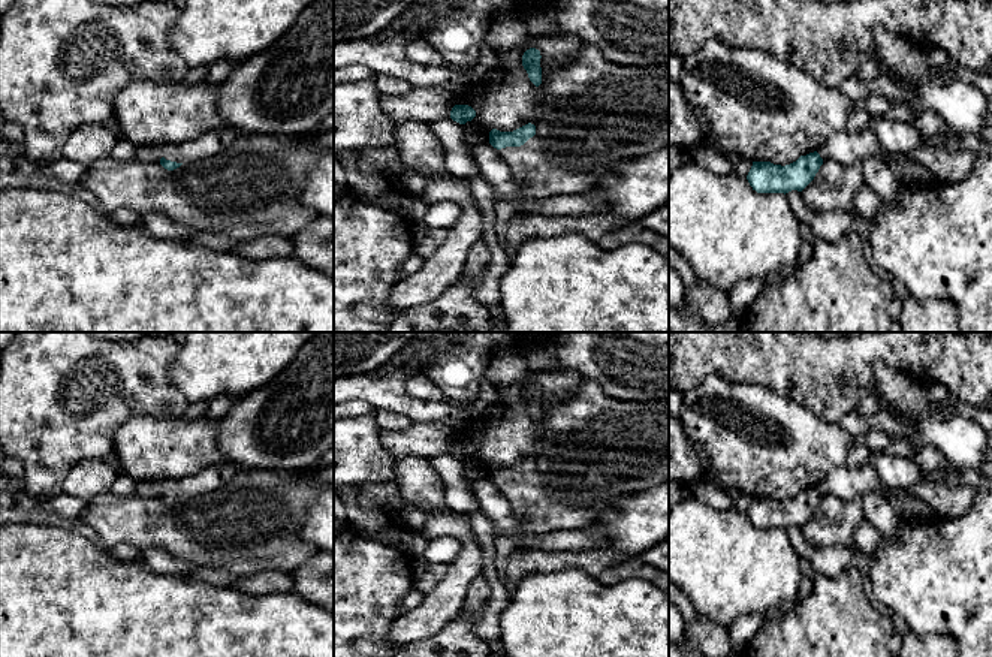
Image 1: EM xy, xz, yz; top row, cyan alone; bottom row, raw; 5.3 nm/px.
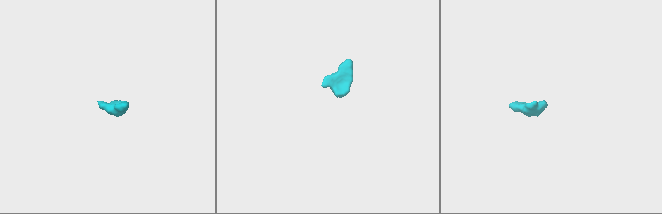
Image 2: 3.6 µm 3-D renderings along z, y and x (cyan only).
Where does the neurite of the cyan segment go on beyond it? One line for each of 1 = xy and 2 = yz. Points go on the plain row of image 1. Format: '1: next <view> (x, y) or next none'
1: next xy (213, 478)
2: next none

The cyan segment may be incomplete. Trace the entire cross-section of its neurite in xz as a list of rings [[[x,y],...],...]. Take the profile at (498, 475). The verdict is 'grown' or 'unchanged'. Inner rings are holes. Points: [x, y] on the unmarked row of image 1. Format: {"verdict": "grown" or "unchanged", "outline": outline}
{"verdict": "grown", "outline": [[[531,458],[513,467],[492,464],[489,479],[498,485],[522,530],[530,534],[588,528],[603,510],[624,498],[616,497],[591,504],[555,500],[536,471],[536,461]]]}

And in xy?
{"verdict": "grown", "outline": [[[226,464],[209,467],[198,474],[184,479],[166,480],[163,485],[163,492],[160,494],[160,500],[168,506],[174,506],[181,500],[215,491],[239,468],[241,467],[238,465]]]}

